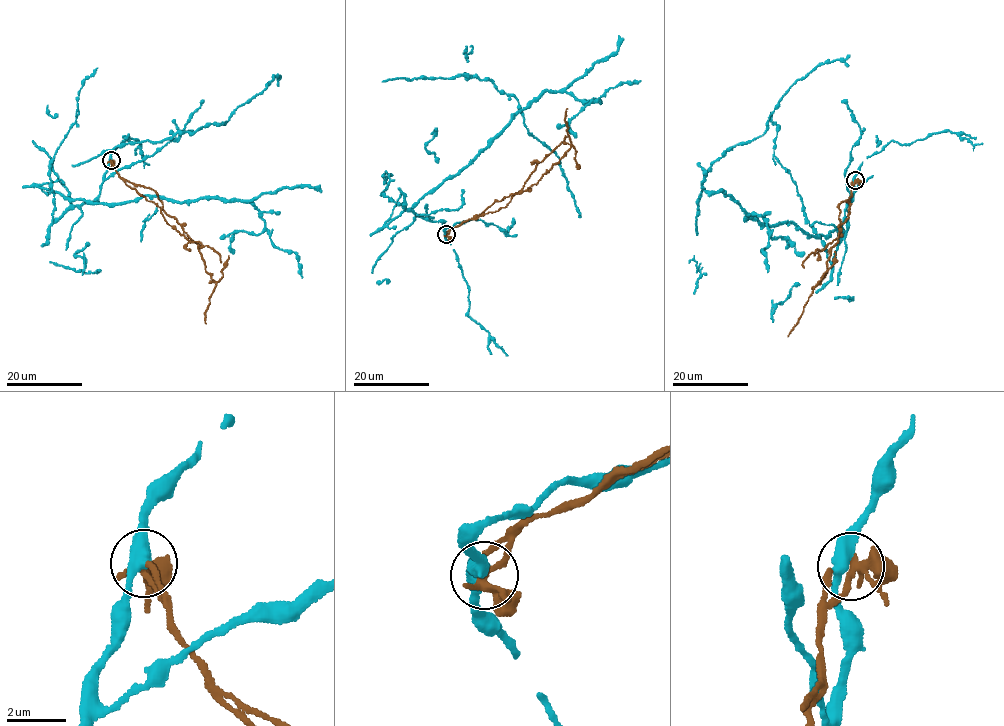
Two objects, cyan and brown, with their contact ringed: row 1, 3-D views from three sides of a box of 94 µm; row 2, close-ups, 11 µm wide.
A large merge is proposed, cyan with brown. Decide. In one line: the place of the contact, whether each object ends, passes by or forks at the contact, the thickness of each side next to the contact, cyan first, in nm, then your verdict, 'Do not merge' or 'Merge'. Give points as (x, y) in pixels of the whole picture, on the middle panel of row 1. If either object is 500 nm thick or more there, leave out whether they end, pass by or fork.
Place: (446, 234). At the ring cyan passes by. At the ring brown passes by. Thickness 420 nm (cyan) against 260 nm. Do not merge

